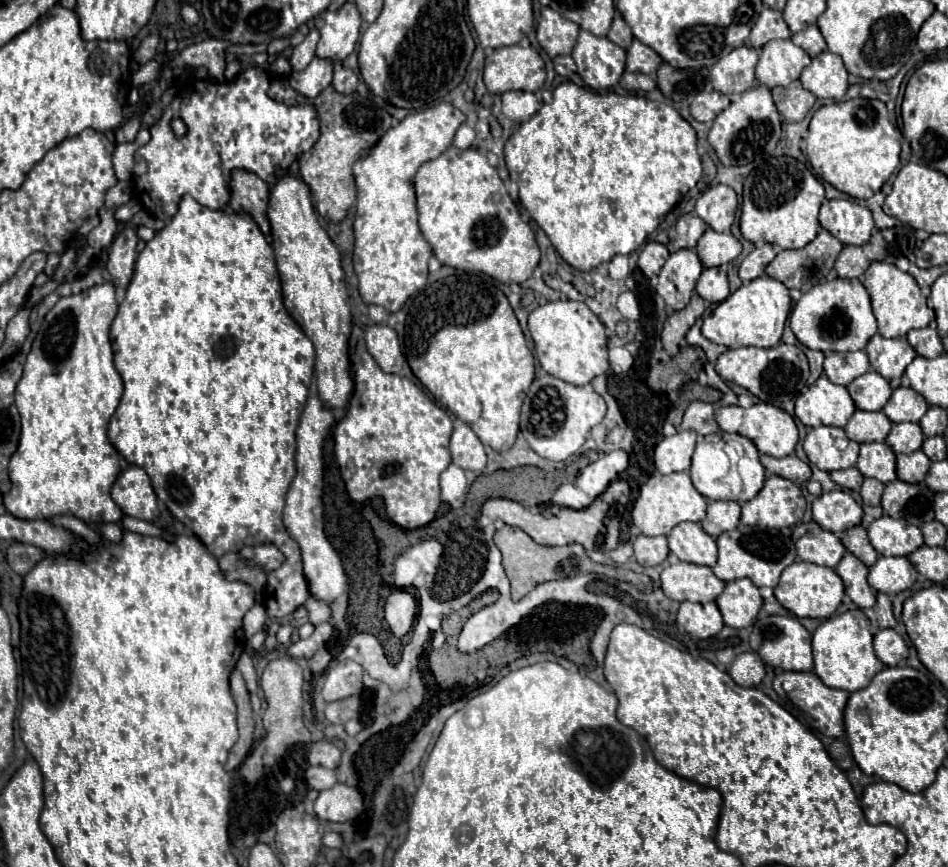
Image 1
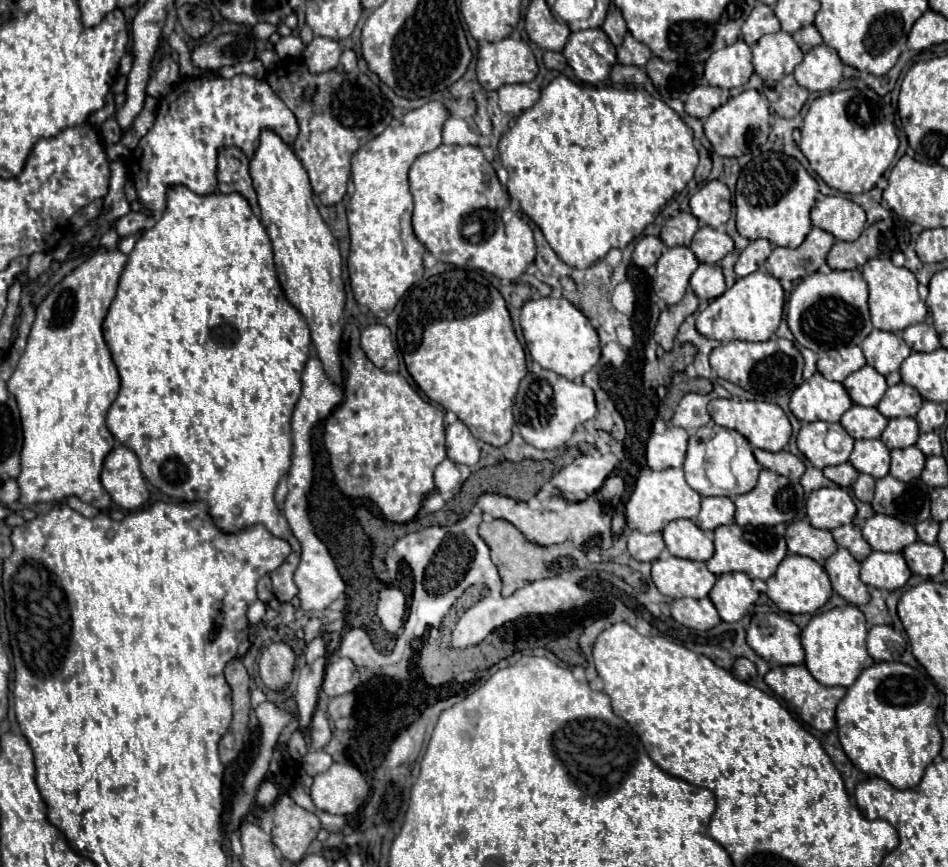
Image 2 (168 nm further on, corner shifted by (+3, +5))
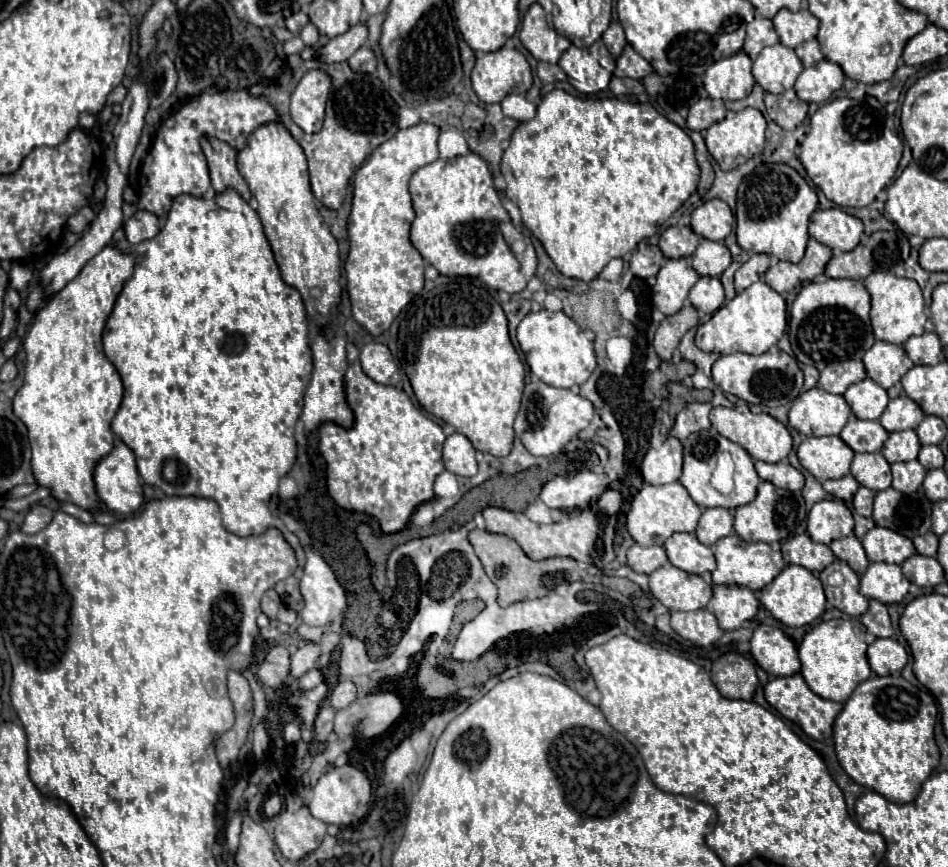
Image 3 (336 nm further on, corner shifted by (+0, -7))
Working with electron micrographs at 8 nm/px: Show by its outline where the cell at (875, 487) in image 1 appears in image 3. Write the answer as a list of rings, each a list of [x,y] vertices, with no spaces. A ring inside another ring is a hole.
[[[860,486],[856,496],[854,496],[854,510],[860,516],[872,516],[872,502],[874,502],[874,492]]]

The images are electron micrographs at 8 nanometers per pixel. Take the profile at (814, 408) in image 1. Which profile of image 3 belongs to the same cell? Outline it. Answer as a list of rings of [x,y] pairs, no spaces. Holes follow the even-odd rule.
[[[816,386],[794,400],[788,412],[788,422],[800,434],[830,436],[840,434],[850,416],[852,410],[844,396],[834,396]]]

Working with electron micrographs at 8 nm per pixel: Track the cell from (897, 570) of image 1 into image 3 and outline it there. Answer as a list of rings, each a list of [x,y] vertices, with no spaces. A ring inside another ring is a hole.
[[[874,562],[860,578],[860,592],[866,598],[880,600],[882,604],[902,602],[902,598],[908,594],[908,588],[910,582],[904,578],[898,564]]]

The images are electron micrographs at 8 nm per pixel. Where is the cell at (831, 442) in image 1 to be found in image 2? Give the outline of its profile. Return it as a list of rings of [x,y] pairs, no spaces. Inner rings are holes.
[[[811,422],[801,424],[797,448],[809,458],[815,468],[837,466],[849,460],[855,440],[841,424]]]

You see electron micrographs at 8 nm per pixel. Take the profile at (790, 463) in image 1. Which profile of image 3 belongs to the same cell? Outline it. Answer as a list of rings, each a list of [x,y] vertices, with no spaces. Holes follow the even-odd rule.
[[[786,460],[776,462],[776,464],[768,464],[768,462],[754,462],[756,472],[762,480],[772,482],[776,488],[784,488],[784,490],[800,490],[804,486],[804,476],[790,466]]]

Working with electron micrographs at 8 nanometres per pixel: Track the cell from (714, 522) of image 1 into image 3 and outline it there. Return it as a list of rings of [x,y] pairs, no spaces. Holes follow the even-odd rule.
[[[706,508],[702,512],[702,518],[698,522],[696,528],[696,536],[702,544],[712,546],[716,544],[720,538],[728,536],[732,532],[732,514],[726,508]]]

